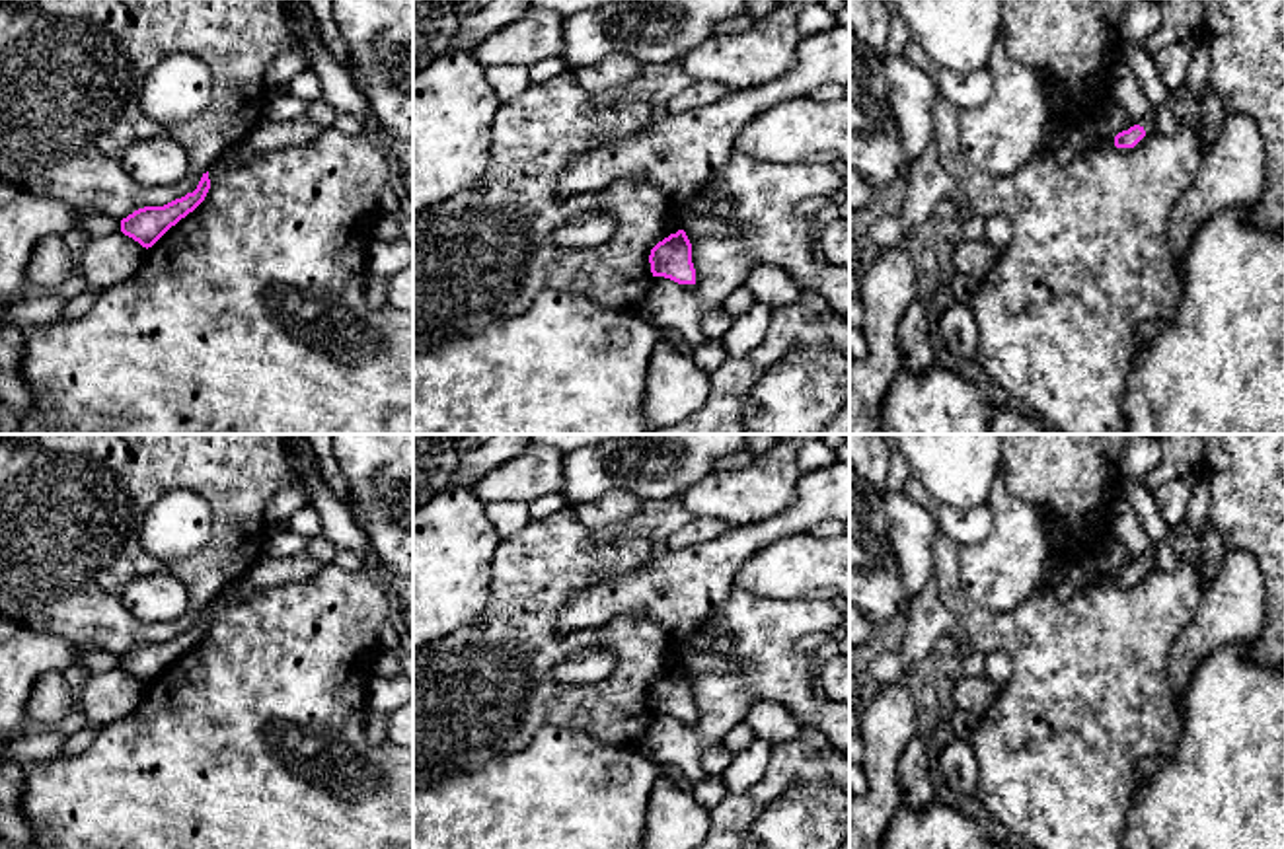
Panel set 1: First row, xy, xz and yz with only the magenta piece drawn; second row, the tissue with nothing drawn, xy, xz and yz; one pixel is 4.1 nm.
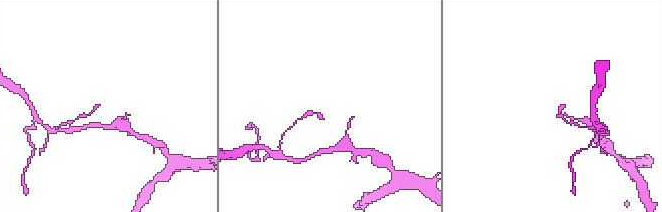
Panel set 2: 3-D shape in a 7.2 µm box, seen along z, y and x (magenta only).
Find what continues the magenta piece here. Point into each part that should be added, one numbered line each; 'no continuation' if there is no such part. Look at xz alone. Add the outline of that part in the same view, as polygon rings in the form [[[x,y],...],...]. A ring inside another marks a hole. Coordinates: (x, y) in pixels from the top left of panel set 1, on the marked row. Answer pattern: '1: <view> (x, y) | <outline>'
no continuation

